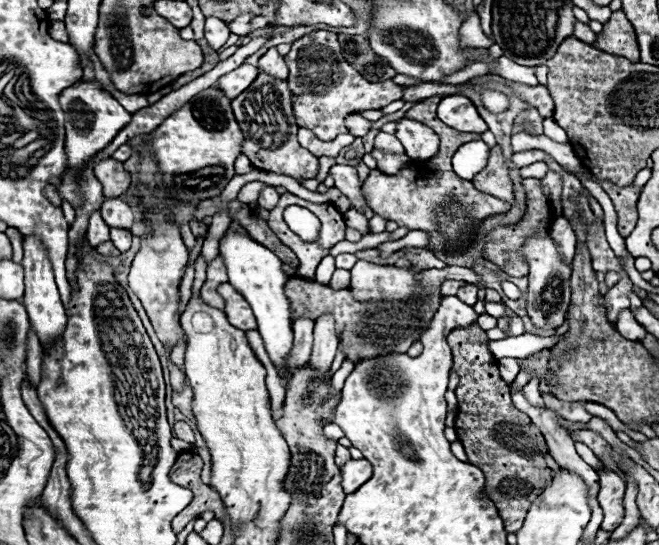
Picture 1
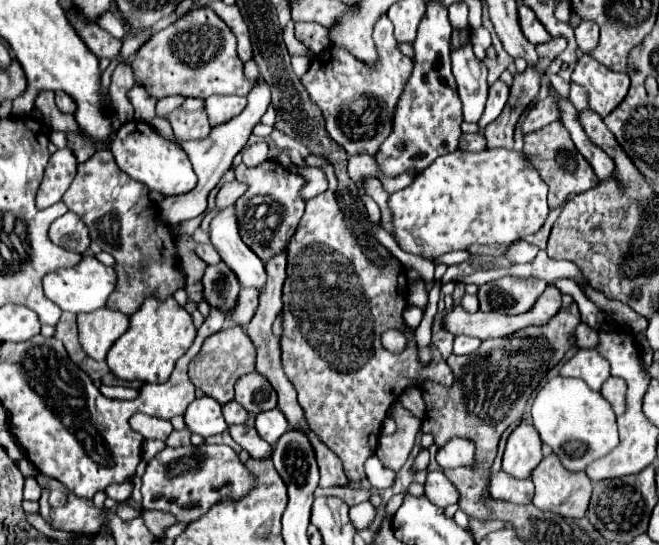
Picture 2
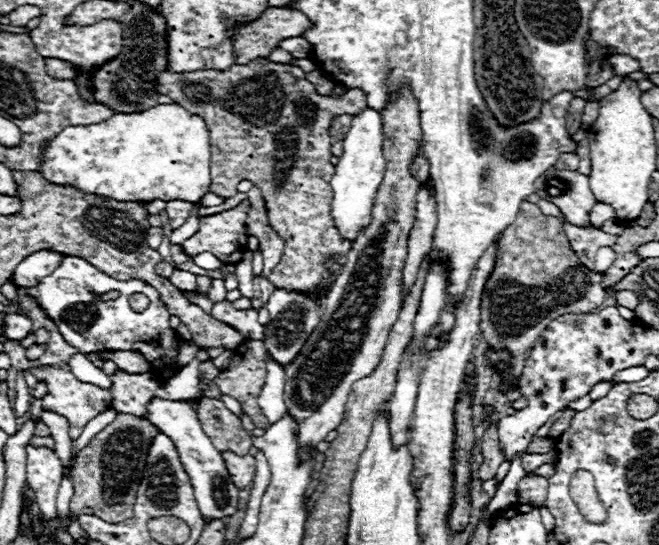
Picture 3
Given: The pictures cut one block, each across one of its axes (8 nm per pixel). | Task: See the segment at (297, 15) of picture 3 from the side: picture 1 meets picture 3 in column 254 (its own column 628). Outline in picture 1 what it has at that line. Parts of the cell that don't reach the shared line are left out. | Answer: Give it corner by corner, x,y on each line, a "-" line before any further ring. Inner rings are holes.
622,10
612,12
610,22
598,34
594,46
616,56
626,56
630,62
640,62
640,50
634,28

